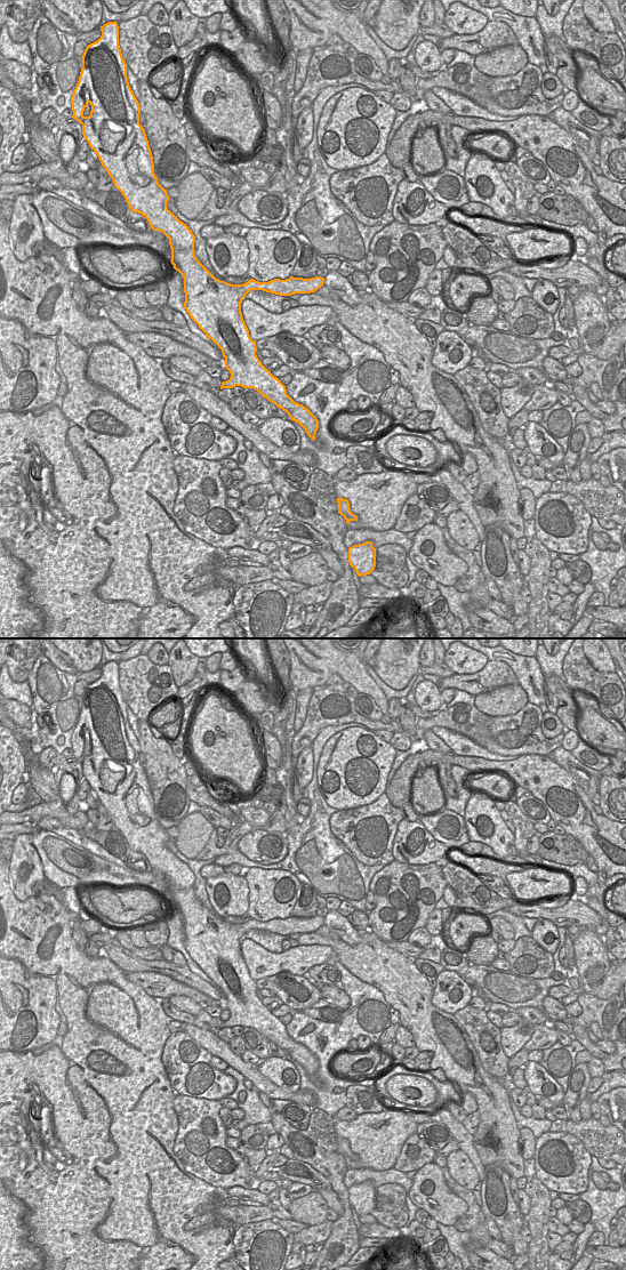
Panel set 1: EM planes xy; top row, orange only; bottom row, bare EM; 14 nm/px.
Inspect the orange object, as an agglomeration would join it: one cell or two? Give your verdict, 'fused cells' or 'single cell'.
single cell

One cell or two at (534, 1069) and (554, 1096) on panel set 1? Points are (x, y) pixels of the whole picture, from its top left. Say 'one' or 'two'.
one

